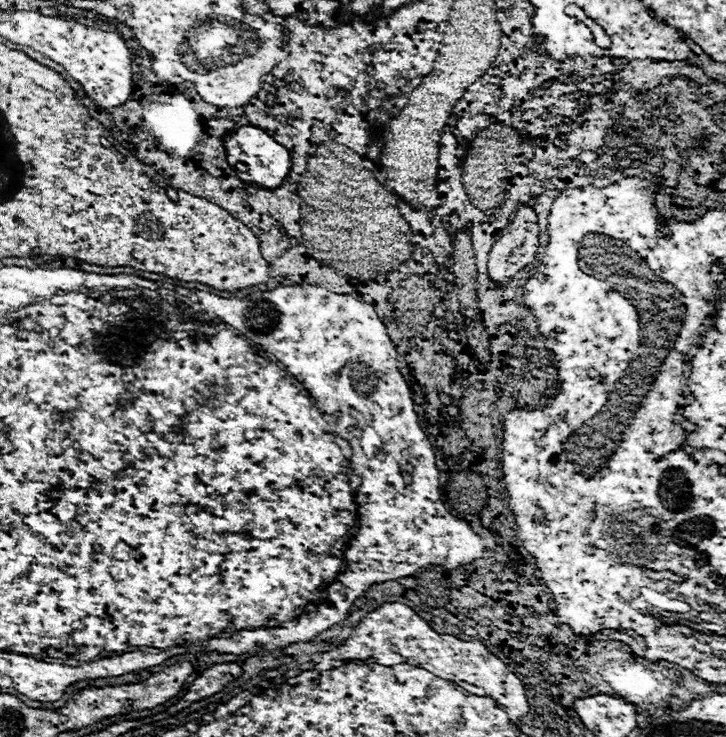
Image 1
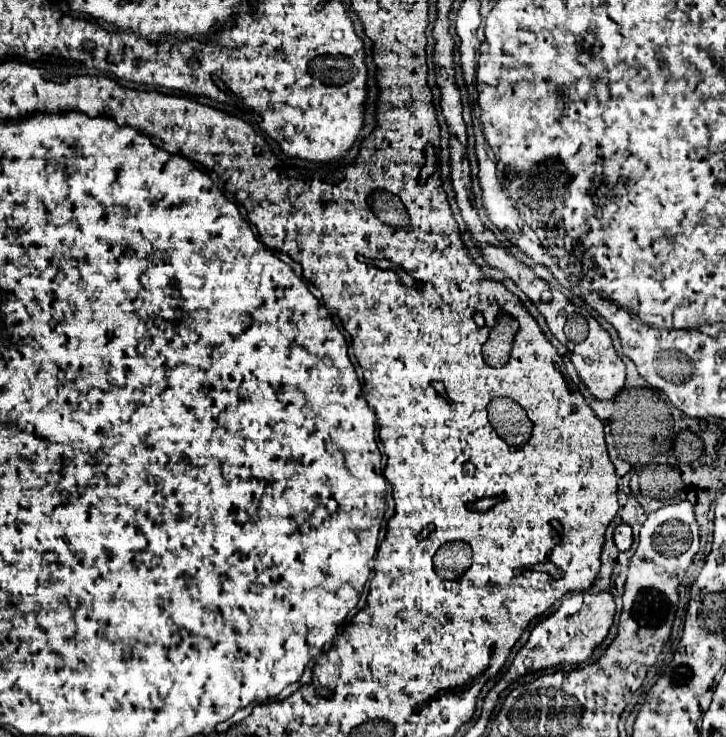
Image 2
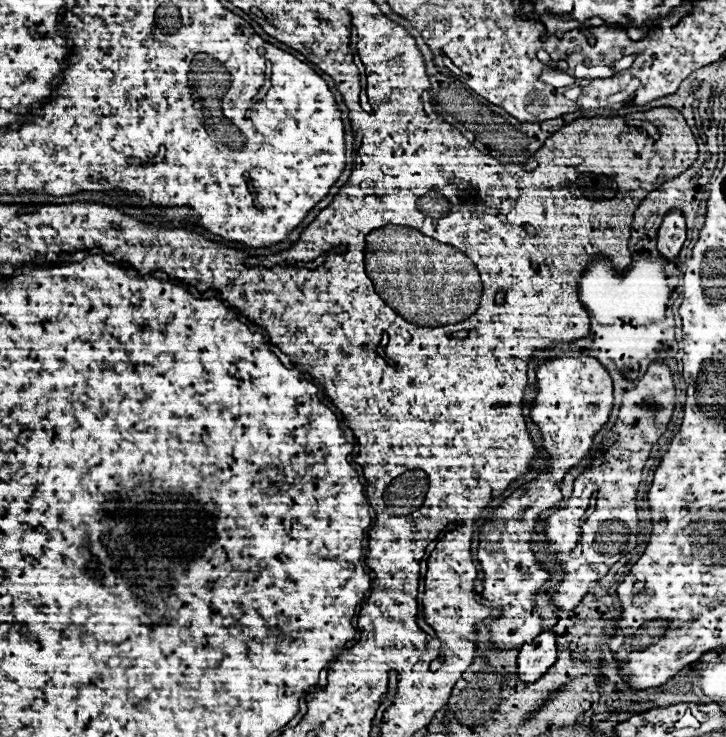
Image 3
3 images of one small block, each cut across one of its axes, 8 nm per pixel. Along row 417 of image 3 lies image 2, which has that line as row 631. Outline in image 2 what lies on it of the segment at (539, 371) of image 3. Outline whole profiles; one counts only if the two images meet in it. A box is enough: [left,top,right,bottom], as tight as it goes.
[506,592,614,682]

